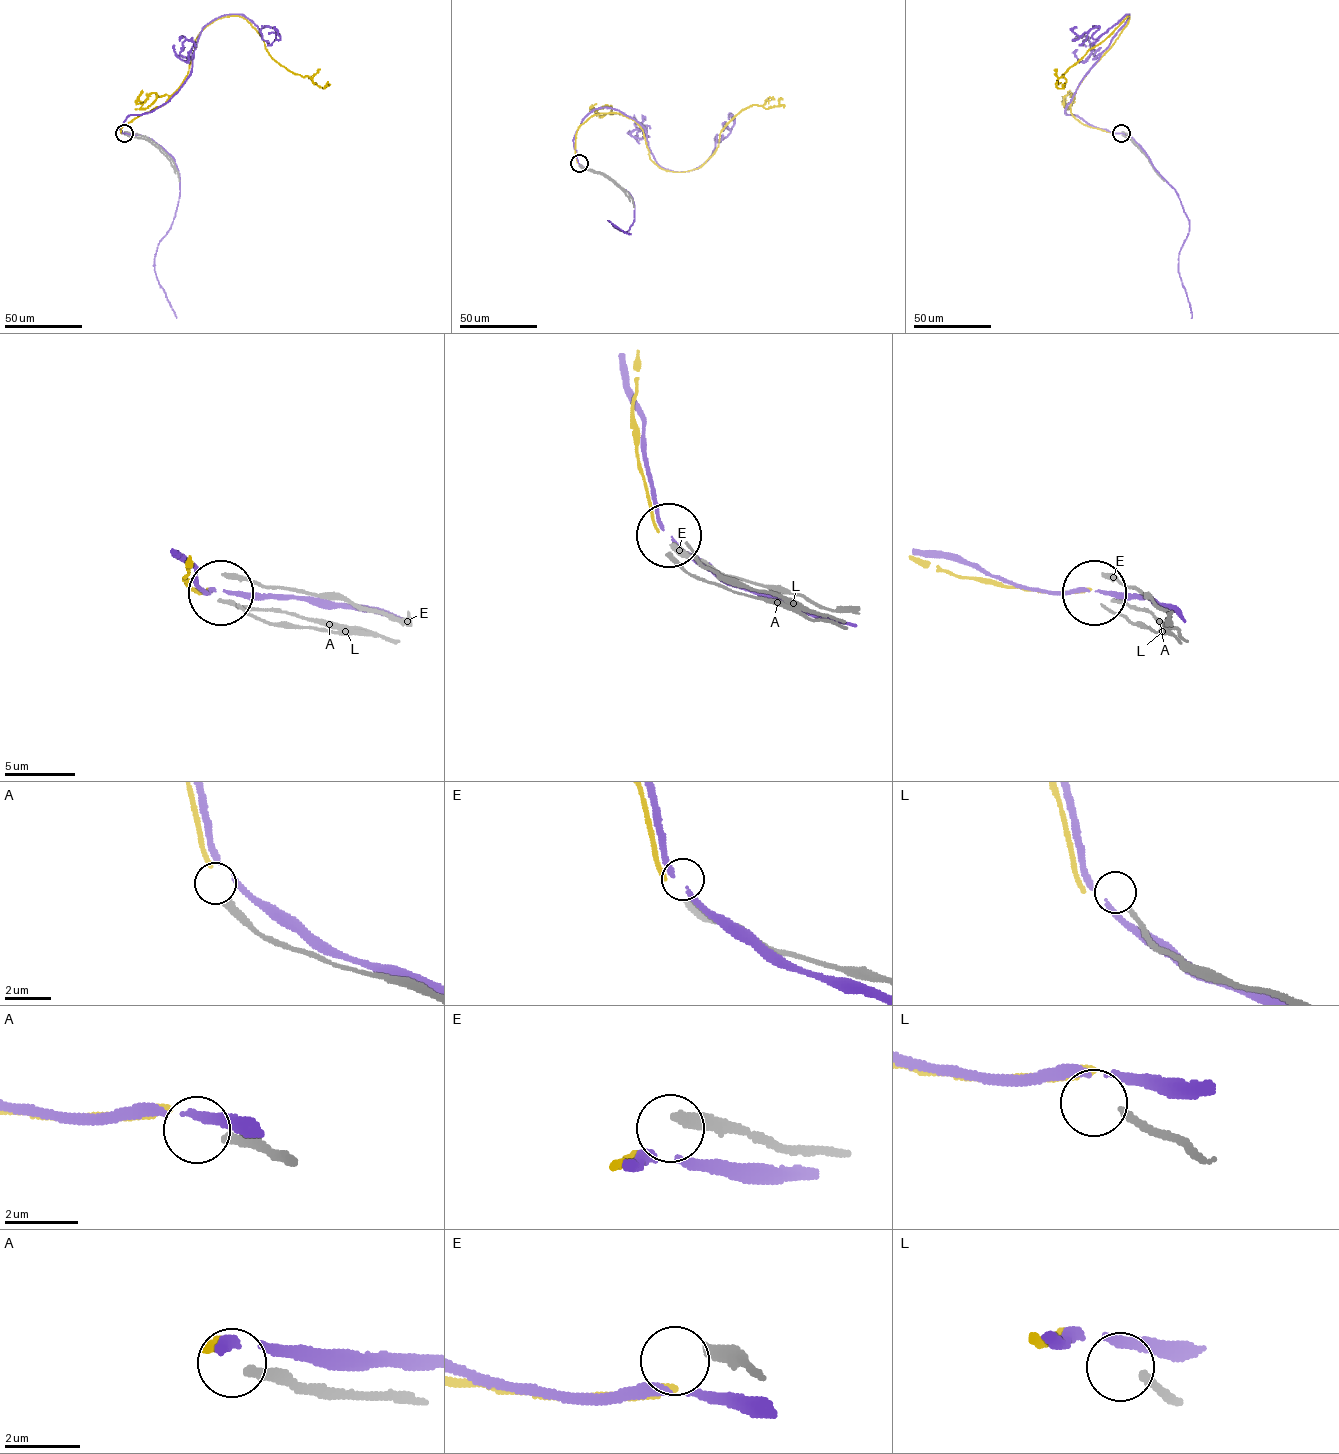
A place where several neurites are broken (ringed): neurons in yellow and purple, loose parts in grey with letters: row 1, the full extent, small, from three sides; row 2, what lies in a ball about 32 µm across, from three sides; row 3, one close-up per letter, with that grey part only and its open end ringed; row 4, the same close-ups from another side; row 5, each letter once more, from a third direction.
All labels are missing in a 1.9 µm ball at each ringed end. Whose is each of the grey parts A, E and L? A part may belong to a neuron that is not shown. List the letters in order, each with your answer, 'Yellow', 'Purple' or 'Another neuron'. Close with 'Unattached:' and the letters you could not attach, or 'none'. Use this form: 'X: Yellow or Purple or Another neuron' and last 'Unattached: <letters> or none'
A: Another neuron
E: Another neuron
L: Another neuron
Unattached: A, E, L

